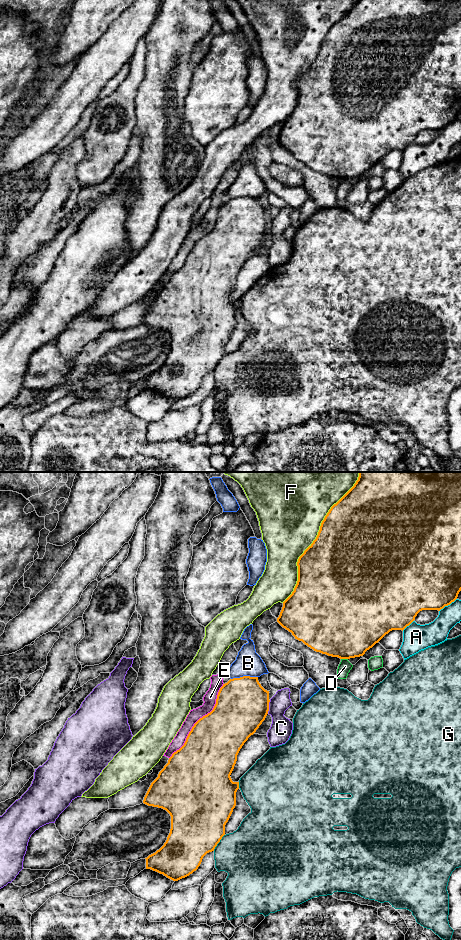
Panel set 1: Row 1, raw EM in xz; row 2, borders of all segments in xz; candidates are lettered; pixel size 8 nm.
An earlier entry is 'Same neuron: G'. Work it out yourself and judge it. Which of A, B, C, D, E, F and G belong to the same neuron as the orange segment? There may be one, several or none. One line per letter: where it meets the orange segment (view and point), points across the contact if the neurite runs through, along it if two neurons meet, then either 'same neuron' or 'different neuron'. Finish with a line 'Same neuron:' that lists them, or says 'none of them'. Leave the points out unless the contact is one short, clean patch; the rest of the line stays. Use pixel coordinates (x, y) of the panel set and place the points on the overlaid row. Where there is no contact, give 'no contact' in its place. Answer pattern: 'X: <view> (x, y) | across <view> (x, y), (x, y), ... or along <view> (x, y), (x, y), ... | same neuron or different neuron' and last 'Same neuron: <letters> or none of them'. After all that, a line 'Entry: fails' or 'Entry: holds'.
A: xz (447, 605) | different neuron
B: xz (244, 676) | different neuron
C: xz (268, 707) | different neuron
D: xz (344, 658) | different neuron
E: xz (198, 720) | different neuron
F: xz (316, 537) | different neuron
G: xz (219, 841) | different neuron
Same neuron: none of them
Entry: fails

